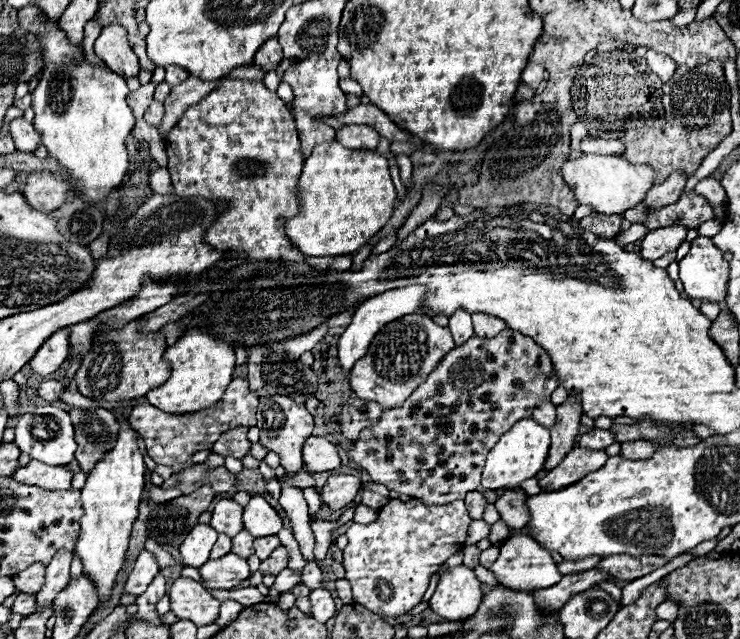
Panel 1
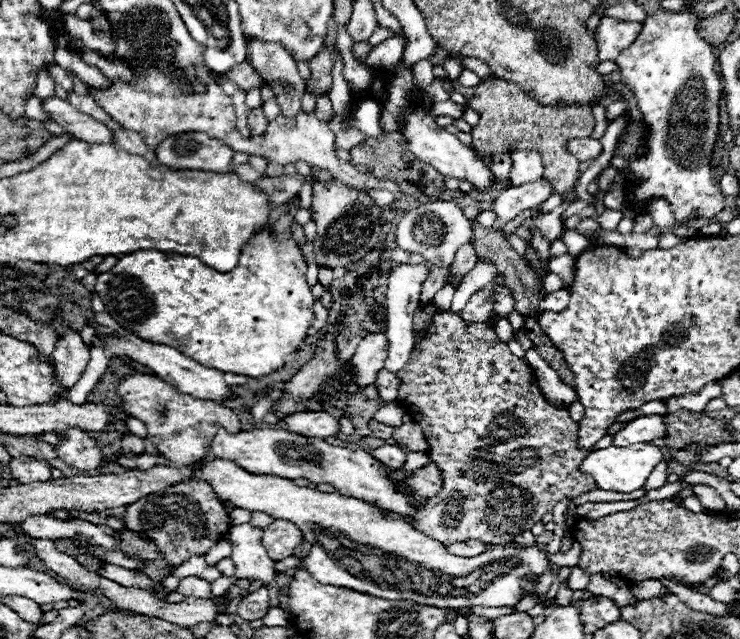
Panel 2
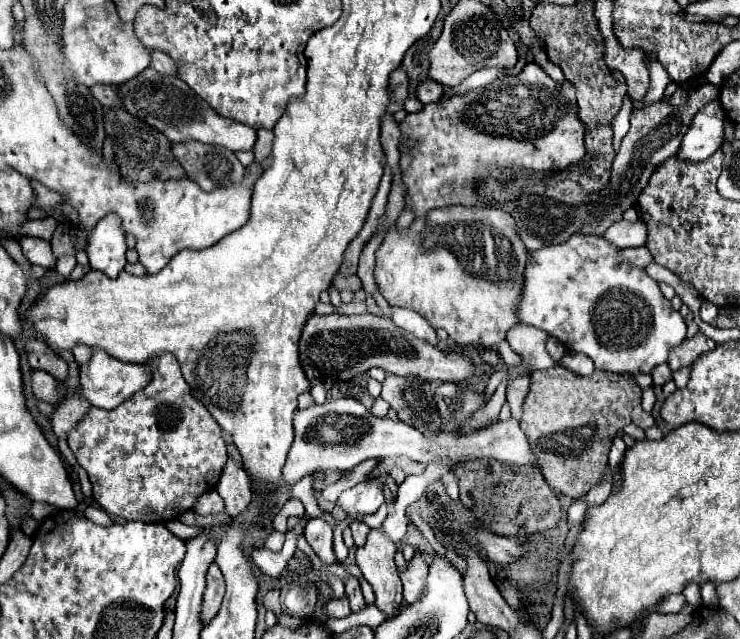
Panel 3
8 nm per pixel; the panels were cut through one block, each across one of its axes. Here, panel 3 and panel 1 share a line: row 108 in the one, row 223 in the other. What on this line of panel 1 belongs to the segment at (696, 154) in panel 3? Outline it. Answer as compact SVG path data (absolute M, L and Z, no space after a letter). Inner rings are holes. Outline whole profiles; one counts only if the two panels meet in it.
M708 220L698 226L698 234L700 236L714 236L714 234L718 234L720 228L722 228L722 220Z

